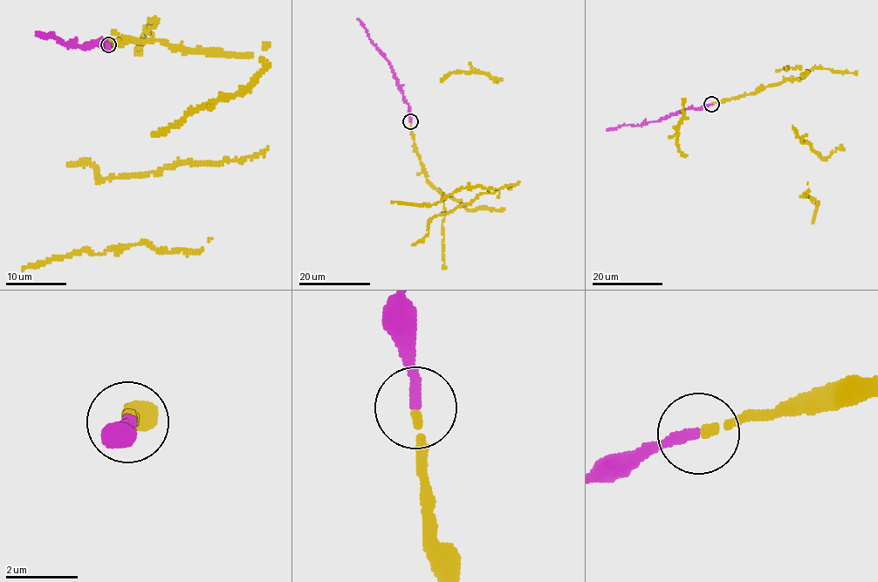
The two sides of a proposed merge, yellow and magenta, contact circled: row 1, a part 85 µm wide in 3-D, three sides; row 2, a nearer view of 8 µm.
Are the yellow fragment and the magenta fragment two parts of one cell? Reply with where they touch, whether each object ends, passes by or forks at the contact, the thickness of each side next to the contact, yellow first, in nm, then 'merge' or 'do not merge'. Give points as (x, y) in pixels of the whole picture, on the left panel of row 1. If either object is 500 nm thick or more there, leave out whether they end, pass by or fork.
place (108, 44); yellow ends; magenta ends; calibres 240 and 280 nm; merge

